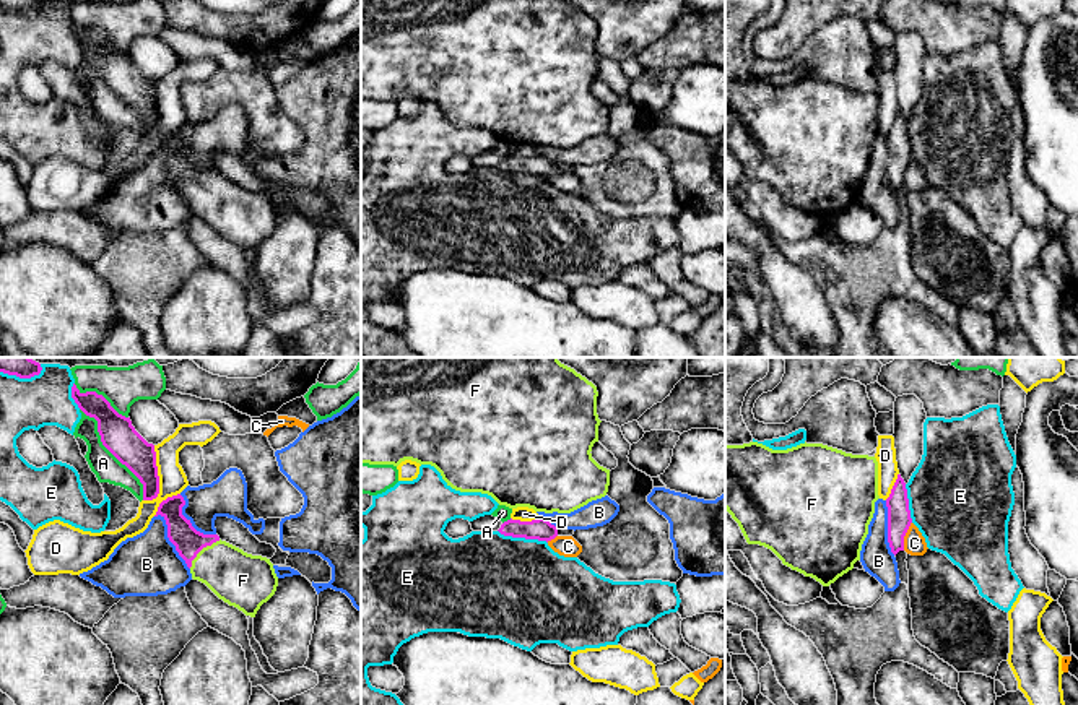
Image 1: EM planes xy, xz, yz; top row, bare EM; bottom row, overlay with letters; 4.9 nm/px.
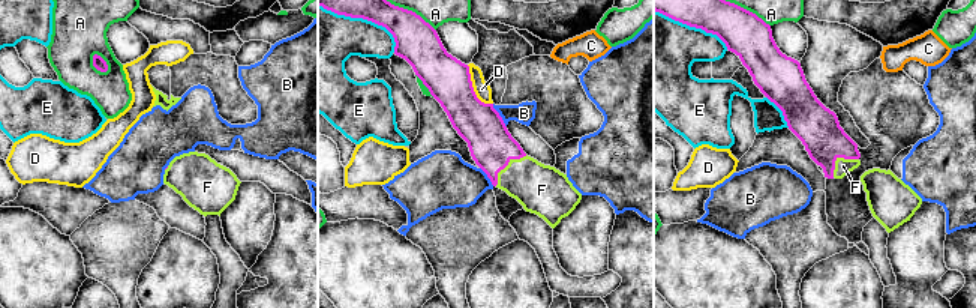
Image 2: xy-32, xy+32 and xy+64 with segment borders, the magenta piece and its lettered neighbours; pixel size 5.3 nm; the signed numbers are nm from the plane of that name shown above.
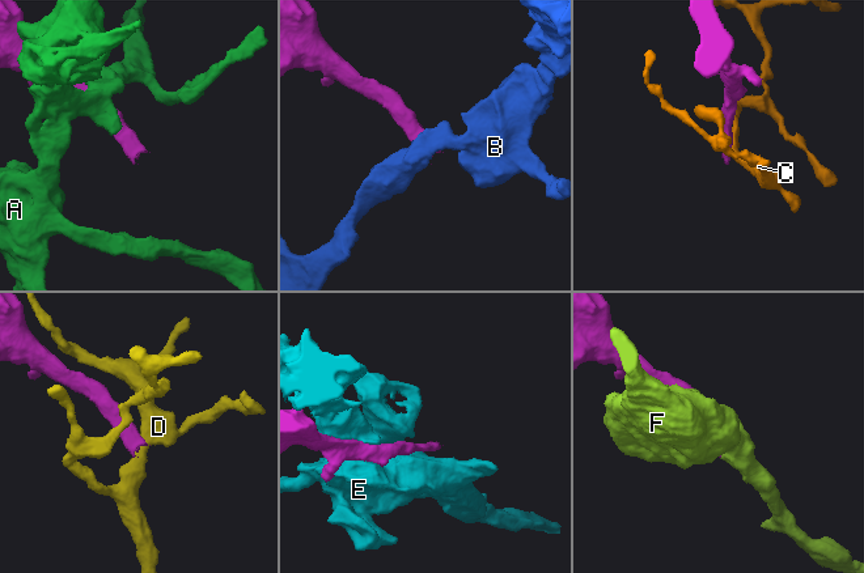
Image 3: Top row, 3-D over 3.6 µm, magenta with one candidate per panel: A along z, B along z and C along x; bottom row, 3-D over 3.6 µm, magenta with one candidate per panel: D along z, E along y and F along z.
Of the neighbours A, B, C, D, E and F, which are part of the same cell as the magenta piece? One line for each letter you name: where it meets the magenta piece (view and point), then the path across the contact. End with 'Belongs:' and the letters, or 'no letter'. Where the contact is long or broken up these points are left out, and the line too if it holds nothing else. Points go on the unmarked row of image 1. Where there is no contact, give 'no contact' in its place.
F: xy (202, 184) | across xy (189, 177), (202, 184), (239, 215)
Belongs: F

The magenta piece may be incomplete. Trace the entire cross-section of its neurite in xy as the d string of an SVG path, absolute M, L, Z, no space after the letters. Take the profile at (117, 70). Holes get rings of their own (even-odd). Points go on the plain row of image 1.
M73 19L72 34L86 52L98 57L102 81L140 115L143 136L156 135L159 112L154 81L148 80L135 67L130 54L119 50L102 31L81 29Z

